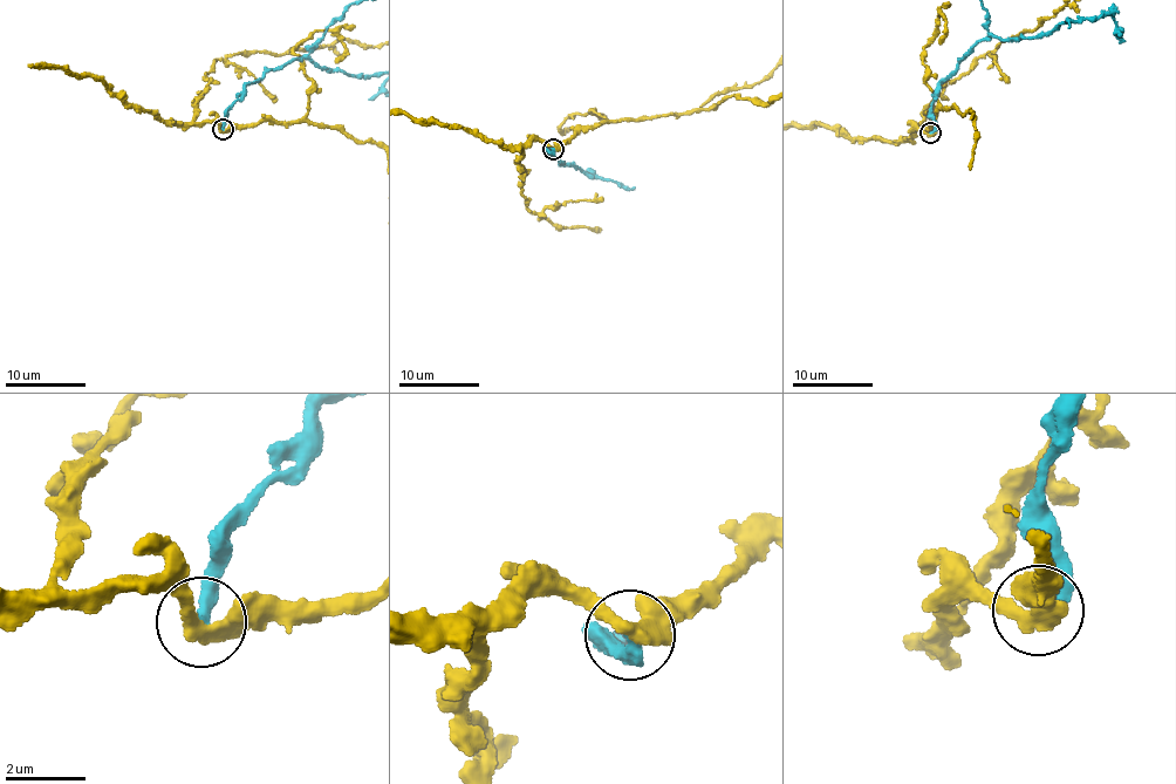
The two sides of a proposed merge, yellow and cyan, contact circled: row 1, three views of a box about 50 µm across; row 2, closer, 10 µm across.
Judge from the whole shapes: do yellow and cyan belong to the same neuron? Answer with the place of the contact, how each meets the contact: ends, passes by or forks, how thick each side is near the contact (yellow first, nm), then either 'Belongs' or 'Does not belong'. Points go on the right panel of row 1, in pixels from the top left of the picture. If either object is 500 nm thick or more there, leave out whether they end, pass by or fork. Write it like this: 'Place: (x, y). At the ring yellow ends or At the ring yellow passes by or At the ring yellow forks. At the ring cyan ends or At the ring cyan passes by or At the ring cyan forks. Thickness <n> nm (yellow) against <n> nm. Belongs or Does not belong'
Place: (930, 133). At the ring yellow passes by. At the ring cyan ends. Thickness 400 nm (yellow) against 320 nm. Does not belong

